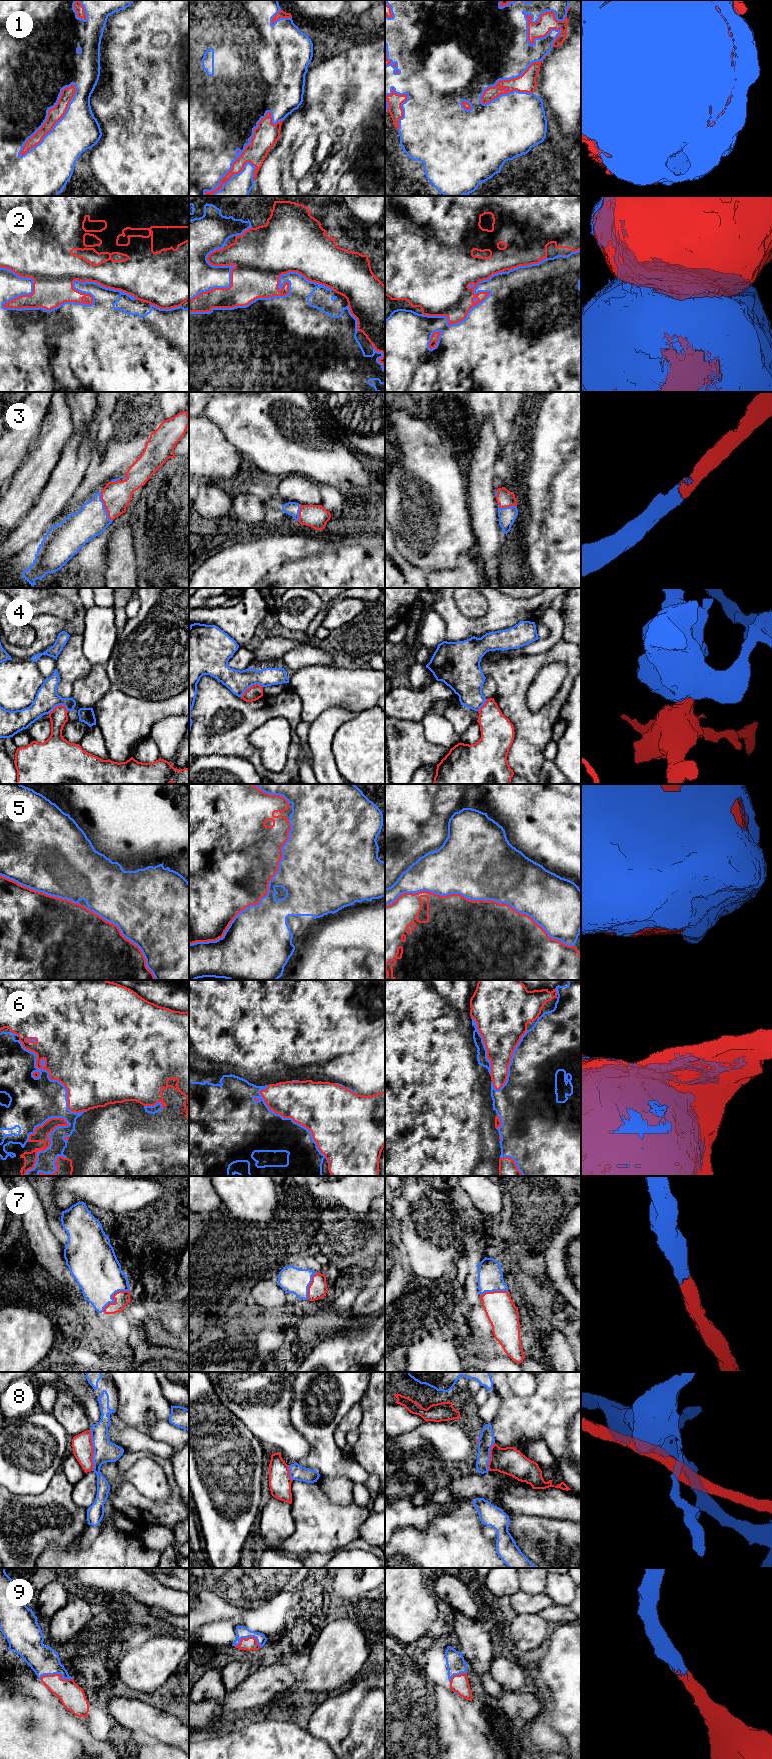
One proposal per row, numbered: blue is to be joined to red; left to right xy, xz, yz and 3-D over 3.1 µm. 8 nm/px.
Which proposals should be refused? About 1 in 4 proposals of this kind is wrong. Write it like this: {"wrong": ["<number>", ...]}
{"wrong": ["1", "2", "4", "8"]}

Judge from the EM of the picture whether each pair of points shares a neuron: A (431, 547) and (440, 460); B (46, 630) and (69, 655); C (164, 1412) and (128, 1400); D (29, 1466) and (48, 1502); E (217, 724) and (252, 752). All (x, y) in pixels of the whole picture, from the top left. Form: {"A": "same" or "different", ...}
{"A": "same", "B": "different", "C": "same", "D": "different", "E": "same"}

